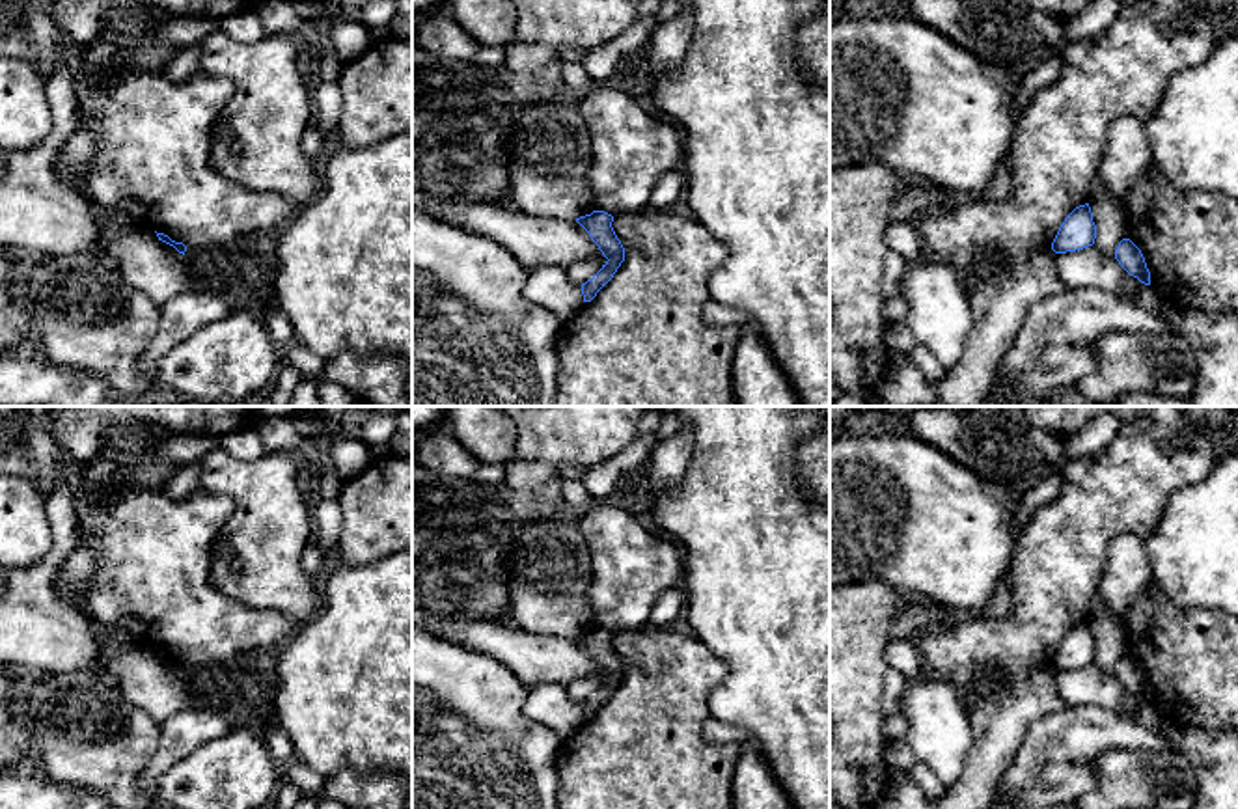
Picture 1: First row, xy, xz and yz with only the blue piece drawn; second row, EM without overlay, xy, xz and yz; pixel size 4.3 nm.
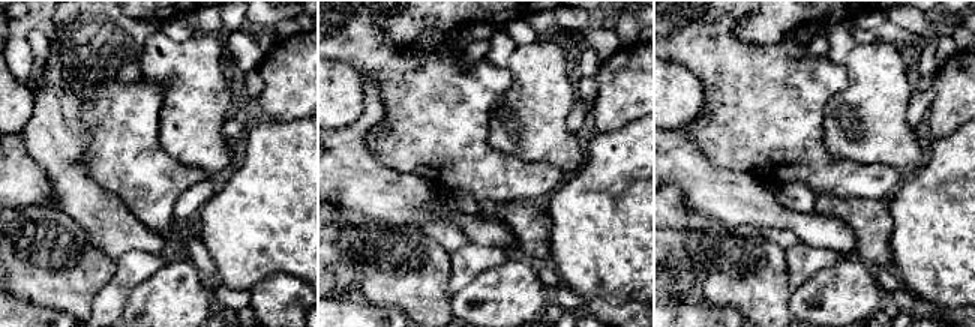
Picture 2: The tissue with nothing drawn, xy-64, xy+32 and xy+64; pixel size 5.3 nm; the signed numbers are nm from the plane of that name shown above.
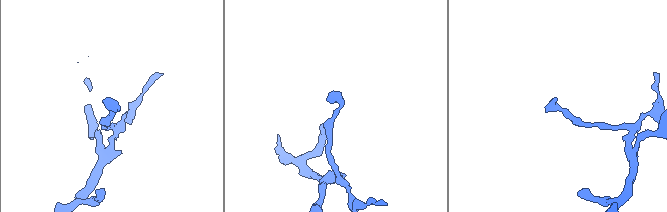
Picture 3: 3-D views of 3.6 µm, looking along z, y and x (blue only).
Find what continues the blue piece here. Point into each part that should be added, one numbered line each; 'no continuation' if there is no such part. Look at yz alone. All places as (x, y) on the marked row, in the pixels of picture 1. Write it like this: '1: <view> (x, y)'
no continuation

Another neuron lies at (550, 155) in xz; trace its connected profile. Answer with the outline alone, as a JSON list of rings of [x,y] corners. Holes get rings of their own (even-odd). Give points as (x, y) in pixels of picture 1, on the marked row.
[[[557,99],[528,106],[509,149],[513,207],[572,222],[597,211],[587,185],[591,132],[578,104]]]

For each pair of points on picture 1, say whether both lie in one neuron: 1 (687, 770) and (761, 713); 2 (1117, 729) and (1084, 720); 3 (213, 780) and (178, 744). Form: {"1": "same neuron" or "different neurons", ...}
{"1": "different neurons", "2": "same neuron", "3": "different neurons"}

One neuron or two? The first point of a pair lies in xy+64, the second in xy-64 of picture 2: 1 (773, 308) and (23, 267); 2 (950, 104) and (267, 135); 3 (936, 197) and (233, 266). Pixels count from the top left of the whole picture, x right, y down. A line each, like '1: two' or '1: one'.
1: one
2: two
3: one

